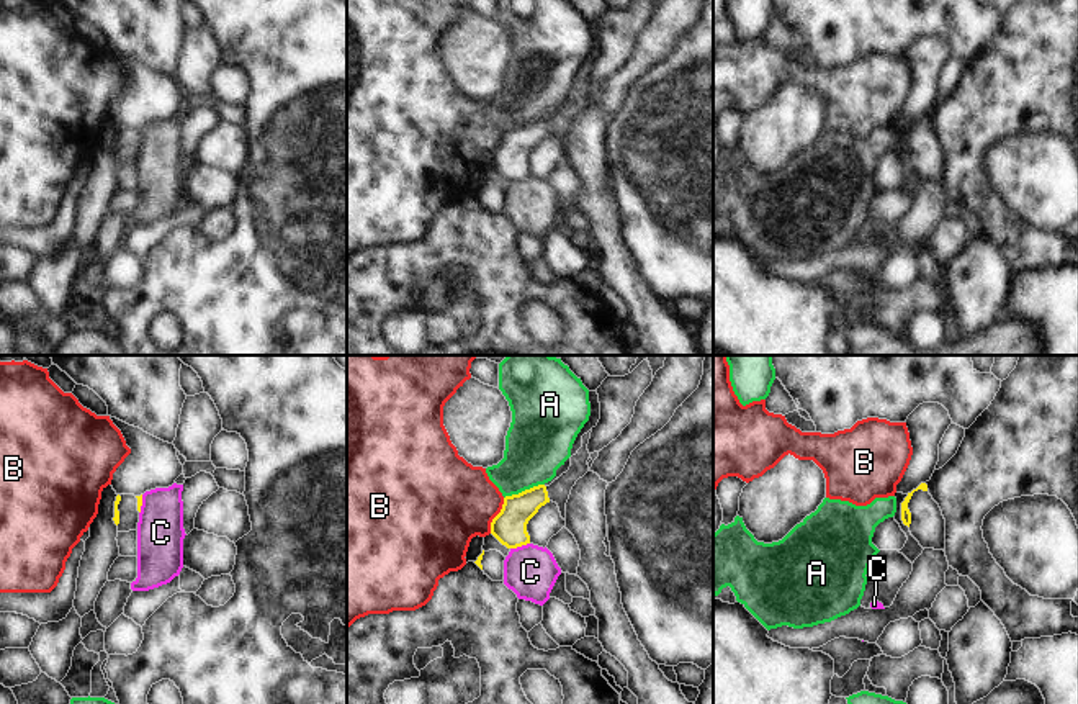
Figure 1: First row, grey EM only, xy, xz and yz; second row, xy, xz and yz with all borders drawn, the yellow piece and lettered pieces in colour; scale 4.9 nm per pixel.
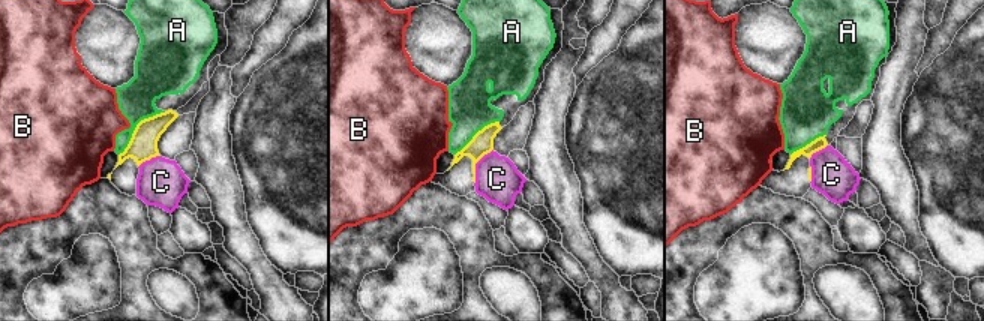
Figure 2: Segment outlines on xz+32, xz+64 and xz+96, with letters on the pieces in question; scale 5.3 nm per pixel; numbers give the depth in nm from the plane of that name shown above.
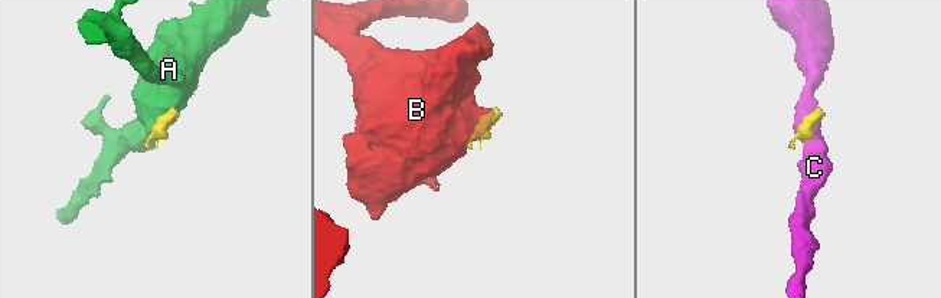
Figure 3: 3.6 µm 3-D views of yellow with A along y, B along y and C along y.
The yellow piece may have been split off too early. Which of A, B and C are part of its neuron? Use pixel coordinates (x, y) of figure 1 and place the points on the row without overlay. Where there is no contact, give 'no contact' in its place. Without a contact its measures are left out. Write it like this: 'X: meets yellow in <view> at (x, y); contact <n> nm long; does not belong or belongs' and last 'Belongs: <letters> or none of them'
A: meets yellow in xz at (525, 123); contact 220 nm long; does not belong
B: meets yellow in xz at (496, 149); contact 190 nm long; does not belong
C: meets yellow in xz at (519, 179); contact 100 nm long; does not belong
Belongs: none of them

